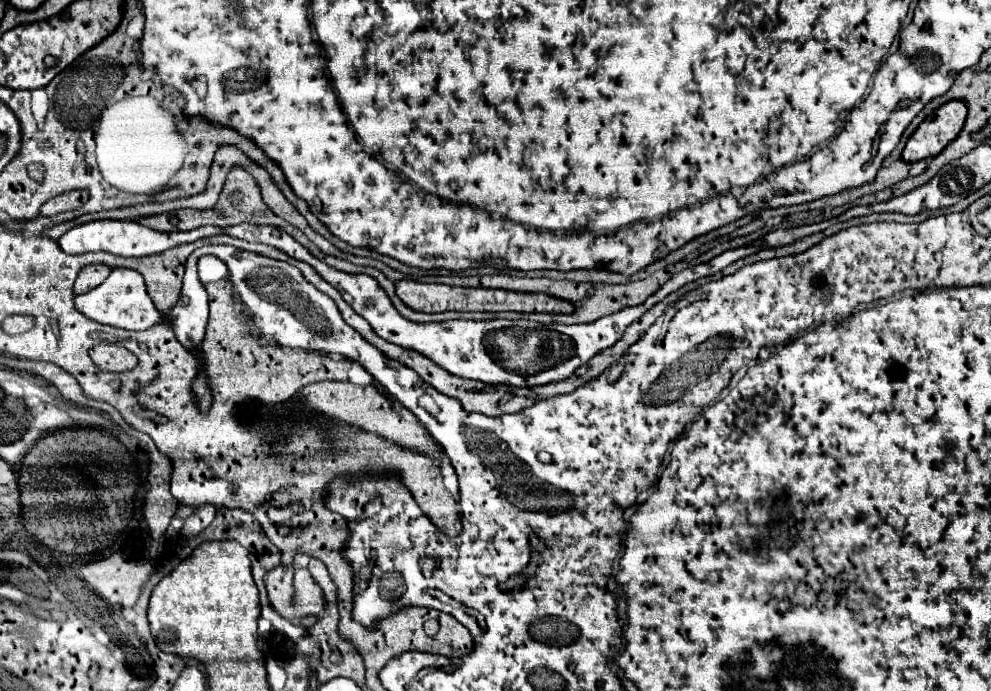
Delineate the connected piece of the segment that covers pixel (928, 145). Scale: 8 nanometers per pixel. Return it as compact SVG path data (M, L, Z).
M960 100L946 102L934 114L930 114L910 136L902 158L906 162L918 162L940 154L962 130L968 108Z

